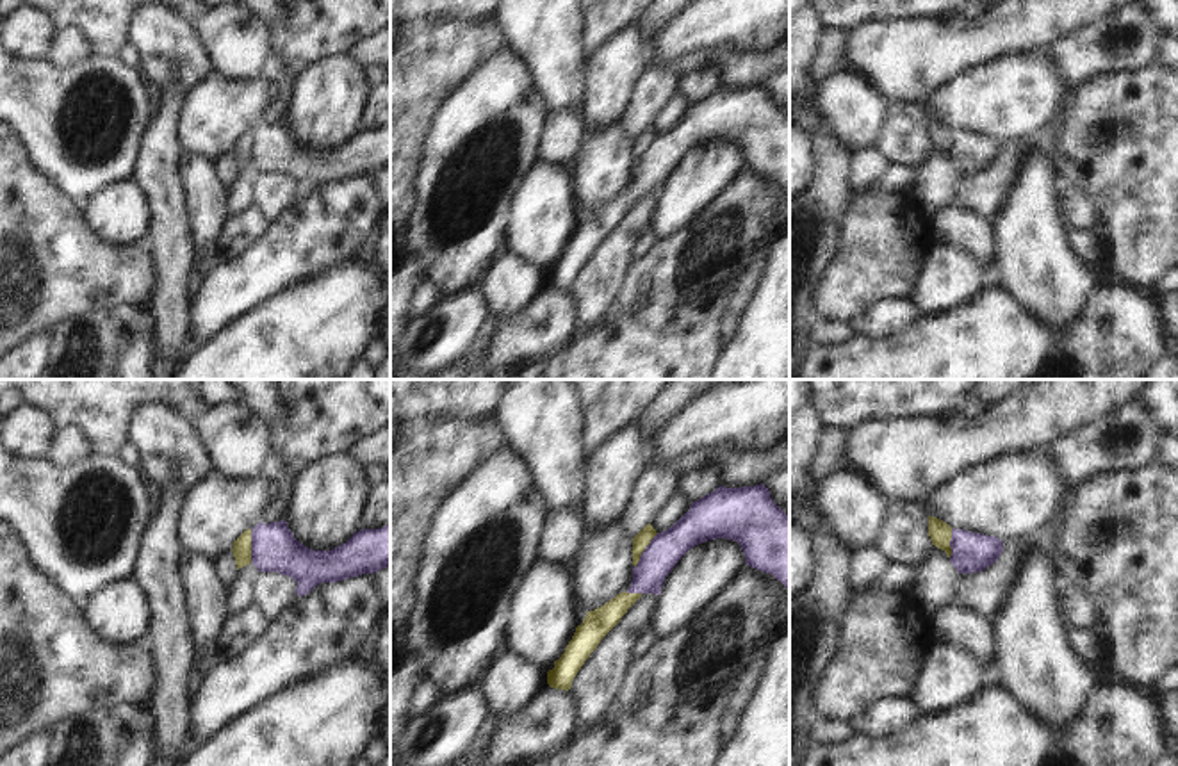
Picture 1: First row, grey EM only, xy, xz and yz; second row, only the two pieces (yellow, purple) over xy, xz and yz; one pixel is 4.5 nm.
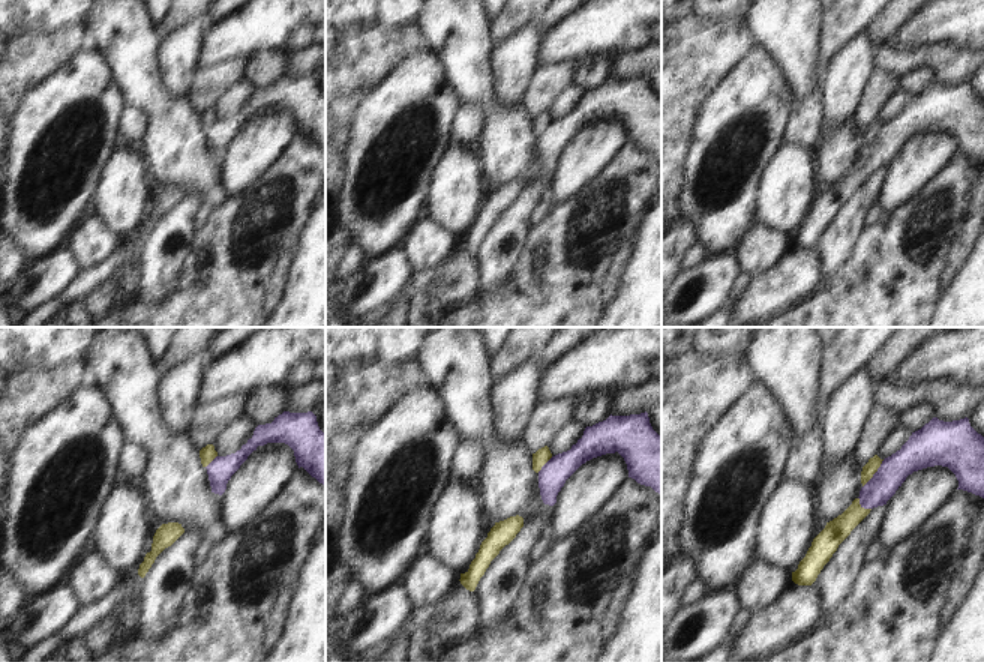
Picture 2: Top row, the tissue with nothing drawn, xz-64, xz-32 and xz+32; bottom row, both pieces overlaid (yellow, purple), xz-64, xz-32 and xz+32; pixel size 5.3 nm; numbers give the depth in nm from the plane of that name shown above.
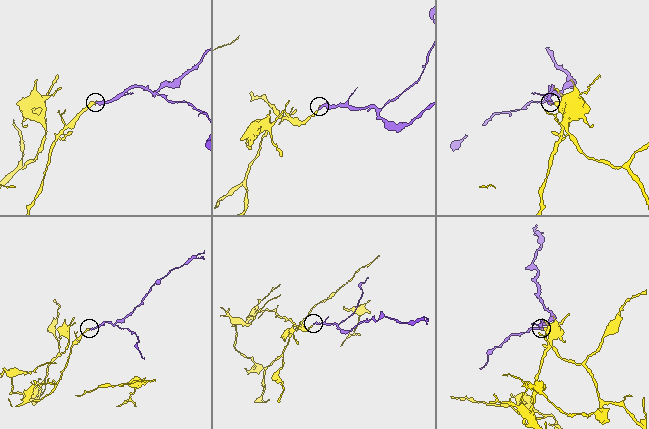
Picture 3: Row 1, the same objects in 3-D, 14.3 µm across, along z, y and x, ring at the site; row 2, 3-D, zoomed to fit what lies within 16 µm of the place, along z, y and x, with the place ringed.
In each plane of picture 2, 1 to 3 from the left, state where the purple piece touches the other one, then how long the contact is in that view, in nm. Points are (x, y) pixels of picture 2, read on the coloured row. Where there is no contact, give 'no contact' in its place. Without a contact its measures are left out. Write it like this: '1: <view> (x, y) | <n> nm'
1: xz-64 (212, 460) | 90 nm
2: xz-32 (545, 463) | 120 nm
3: xz+32 (875, 472) | 190 nm

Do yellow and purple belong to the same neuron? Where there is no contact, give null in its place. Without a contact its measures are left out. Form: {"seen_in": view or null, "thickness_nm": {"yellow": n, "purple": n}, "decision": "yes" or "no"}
{"seen_in": "xz", "thickness_nm": {"yellow": 70, "purple": 160}, "decision": "yes"}

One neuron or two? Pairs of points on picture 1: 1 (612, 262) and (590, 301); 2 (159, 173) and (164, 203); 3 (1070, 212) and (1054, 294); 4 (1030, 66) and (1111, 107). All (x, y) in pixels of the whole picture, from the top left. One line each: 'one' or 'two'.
1: one
2: one
3: two
4: two

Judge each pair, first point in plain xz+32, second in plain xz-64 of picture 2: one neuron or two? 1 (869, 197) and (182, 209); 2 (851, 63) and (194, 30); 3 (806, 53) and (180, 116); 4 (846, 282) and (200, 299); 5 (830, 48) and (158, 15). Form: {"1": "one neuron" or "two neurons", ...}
{"1": "one neuron", "2": "one neuron", "3": "one neuron", "4": "one neuron", "5": "two neurons"}

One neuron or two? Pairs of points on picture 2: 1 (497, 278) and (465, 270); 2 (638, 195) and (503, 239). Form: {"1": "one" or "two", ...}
{"1": "two", "2": "two"}

